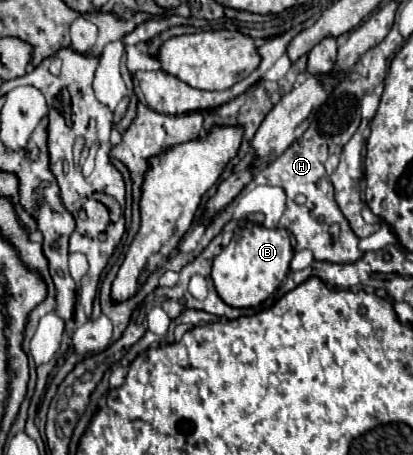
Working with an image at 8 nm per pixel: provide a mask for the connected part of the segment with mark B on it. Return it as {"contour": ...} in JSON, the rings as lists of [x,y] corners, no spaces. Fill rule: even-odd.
{"contour":[[[243,227],[233,235],[231,243],[213,261],[211,279],[219,297],[239,309],[257,307],[267,301],[279,283],[289,273],[289,261],[293,257],[293,247],[287,229],[267,229],[267,227]]]}

